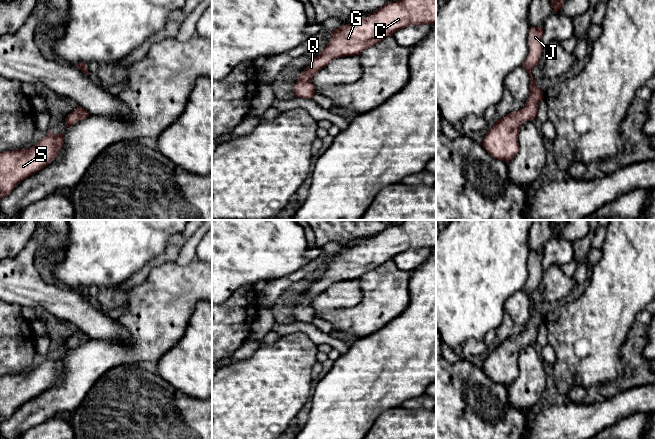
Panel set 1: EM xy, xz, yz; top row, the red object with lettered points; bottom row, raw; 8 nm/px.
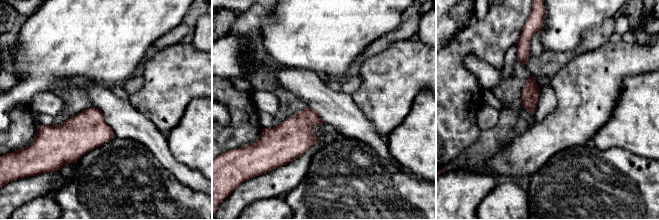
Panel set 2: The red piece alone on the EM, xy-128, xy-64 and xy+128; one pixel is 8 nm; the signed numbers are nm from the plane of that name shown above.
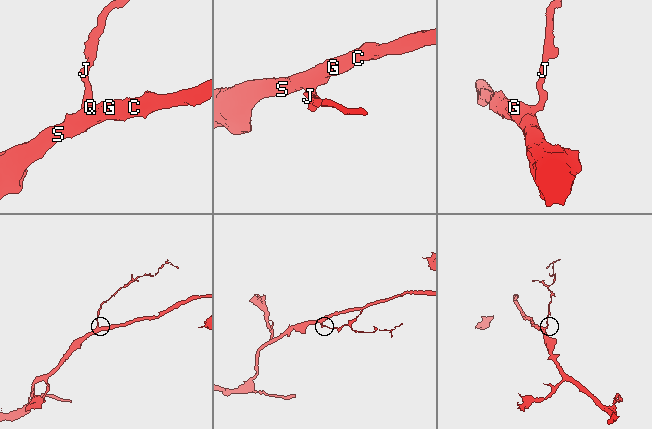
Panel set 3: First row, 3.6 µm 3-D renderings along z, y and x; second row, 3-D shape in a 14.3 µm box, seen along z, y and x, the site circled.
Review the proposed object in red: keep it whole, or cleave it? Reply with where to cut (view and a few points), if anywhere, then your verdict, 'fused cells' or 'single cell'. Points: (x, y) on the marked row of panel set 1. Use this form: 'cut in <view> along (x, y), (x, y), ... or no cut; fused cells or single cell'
no cut; single cell

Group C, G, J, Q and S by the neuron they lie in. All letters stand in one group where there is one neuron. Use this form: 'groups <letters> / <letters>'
groups C G J Q S

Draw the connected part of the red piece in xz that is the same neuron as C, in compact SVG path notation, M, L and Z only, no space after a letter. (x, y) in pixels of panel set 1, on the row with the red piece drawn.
M399 0L390 2L375 10L367 17L353 23L336 28L331 33L327 46L318 57L313 57L293 87L295 97L311 99L315 94L315 86L311 83L313 76L332 60L345 56L360 55L364 50L376 45L383 39L392 36L397 30L411 25L436 23L436 0Z

